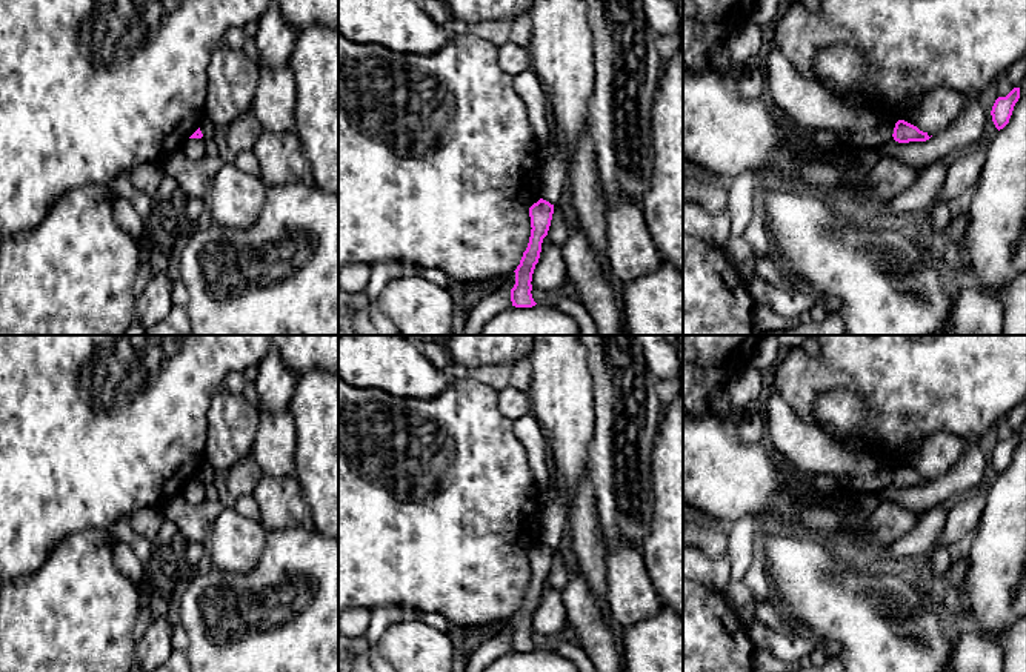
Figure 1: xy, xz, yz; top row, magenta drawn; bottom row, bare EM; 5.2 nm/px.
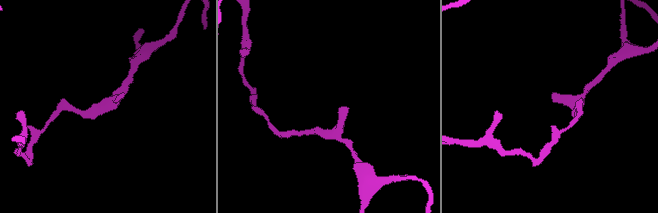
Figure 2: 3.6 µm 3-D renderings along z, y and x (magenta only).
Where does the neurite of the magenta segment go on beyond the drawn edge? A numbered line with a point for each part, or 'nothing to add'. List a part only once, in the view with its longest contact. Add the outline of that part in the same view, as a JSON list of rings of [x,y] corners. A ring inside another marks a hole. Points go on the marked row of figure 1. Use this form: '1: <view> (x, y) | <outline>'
nothing to add

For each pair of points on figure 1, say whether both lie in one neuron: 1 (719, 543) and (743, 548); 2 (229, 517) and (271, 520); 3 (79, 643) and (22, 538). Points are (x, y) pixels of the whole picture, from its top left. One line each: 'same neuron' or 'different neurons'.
1: different neurons
2: different neurons
3: different neurons

